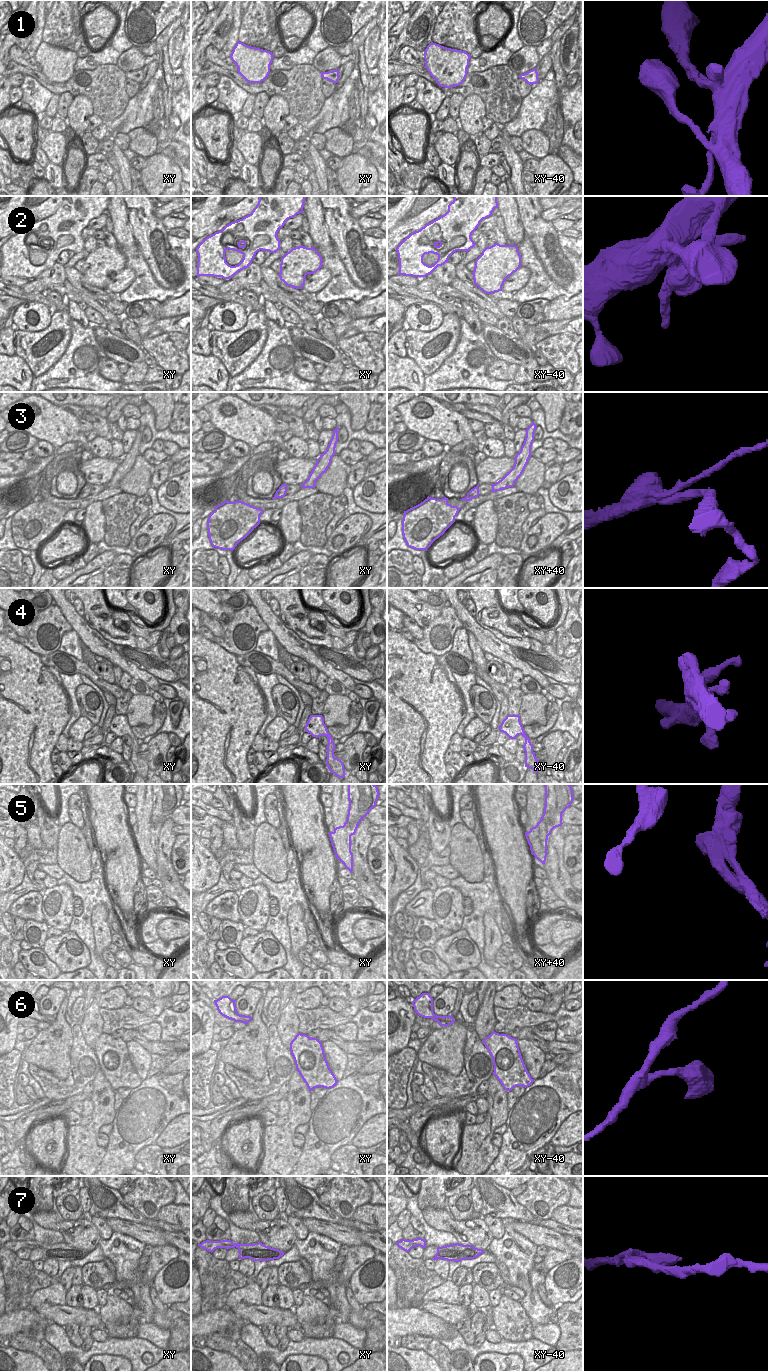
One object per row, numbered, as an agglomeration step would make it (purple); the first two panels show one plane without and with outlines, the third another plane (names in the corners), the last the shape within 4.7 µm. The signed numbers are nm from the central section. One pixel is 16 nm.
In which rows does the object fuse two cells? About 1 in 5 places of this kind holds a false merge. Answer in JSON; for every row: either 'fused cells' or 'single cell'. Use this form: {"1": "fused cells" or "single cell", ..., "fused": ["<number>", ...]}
{"1": "single cell", "2": "single cell", "3": "fused cells", "4": "single cell", "5": "fused cells", "6": "single cell", "7": "single cell", "fused": ["3", "5"]}

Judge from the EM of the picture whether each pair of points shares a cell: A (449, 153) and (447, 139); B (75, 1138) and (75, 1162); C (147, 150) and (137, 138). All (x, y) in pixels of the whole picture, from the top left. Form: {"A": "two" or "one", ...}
{"A": "one", "B": "one", "C": "one"}

